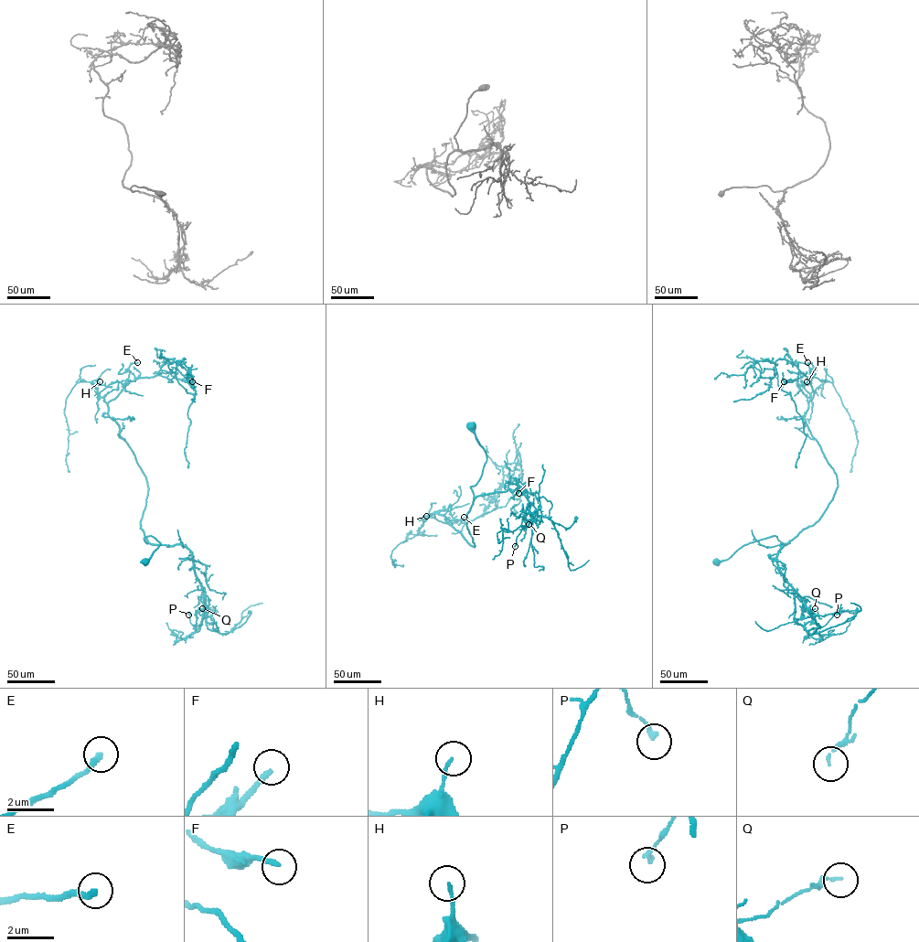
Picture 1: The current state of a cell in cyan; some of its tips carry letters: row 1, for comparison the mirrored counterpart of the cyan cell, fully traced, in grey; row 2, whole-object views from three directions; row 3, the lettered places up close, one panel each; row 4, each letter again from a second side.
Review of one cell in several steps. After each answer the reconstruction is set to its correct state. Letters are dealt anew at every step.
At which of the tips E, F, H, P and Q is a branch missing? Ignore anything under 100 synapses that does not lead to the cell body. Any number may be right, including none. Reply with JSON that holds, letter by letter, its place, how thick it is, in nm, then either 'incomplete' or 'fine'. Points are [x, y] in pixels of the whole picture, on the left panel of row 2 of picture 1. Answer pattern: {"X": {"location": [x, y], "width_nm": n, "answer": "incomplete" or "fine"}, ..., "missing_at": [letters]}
{"E": {"location": [137, 362], "width_nm": 240, "answer": "fine"}, "F": {"location": [192, 381], "width_nm": 220, "answer": "fine"}, "H": {"location": [100, 381], "width_nm": 130, "answer": "fine"}, "P": {"location": [188, 615], "width_nm": 180, "answer": "fine"}, "Q": {"location": [202, 608], "width_nm": 110, "answer": "fine"}, "missing_at": []}

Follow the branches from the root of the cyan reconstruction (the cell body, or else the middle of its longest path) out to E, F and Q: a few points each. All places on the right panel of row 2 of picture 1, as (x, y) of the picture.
E: (716, 562), (774, 536), (790, 543), (833, 497), (837, 475), (804, 417), (814, 392), (807, 362)
F: (716, 562), (774, 536), (790, 543), (835, 492), (837, 475), (804, 417), (811, 378), (784, 381)
Q: (716, 562), (750, 542), (775, 536), (790, 543), (780, 544), (780, 571), (805, 604), (815, 608)

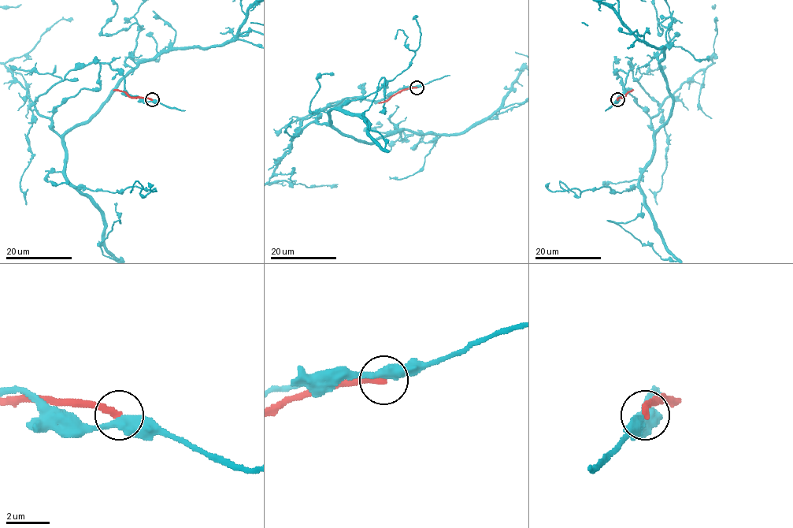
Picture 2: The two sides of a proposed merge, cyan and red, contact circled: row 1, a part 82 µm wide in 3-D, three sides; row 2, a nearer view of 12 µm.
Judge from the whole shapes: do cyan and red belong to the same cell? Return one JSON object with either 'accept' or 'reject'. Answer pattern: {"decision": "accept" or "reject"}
{"decision": "reject"}

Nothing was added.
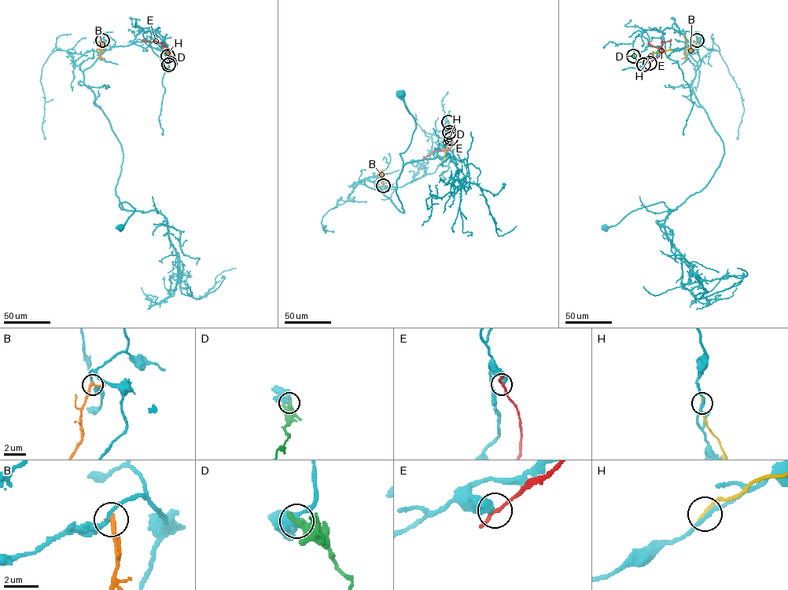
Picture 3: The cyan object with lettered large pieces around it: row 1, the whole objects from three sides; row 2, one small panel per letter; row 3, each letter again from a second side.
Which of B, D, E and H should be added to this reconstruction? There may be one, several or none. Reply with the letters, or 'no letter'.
no letter

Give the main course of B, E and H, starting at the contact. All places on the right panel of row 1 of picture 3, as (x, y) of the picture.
B: (697, 40), (695, 46), (689, 49), (684, 34)
E: (649, 63), (661, 53), (662, 41), (671, 39)
H: (643, 64), (653, 53), (671, 49)

